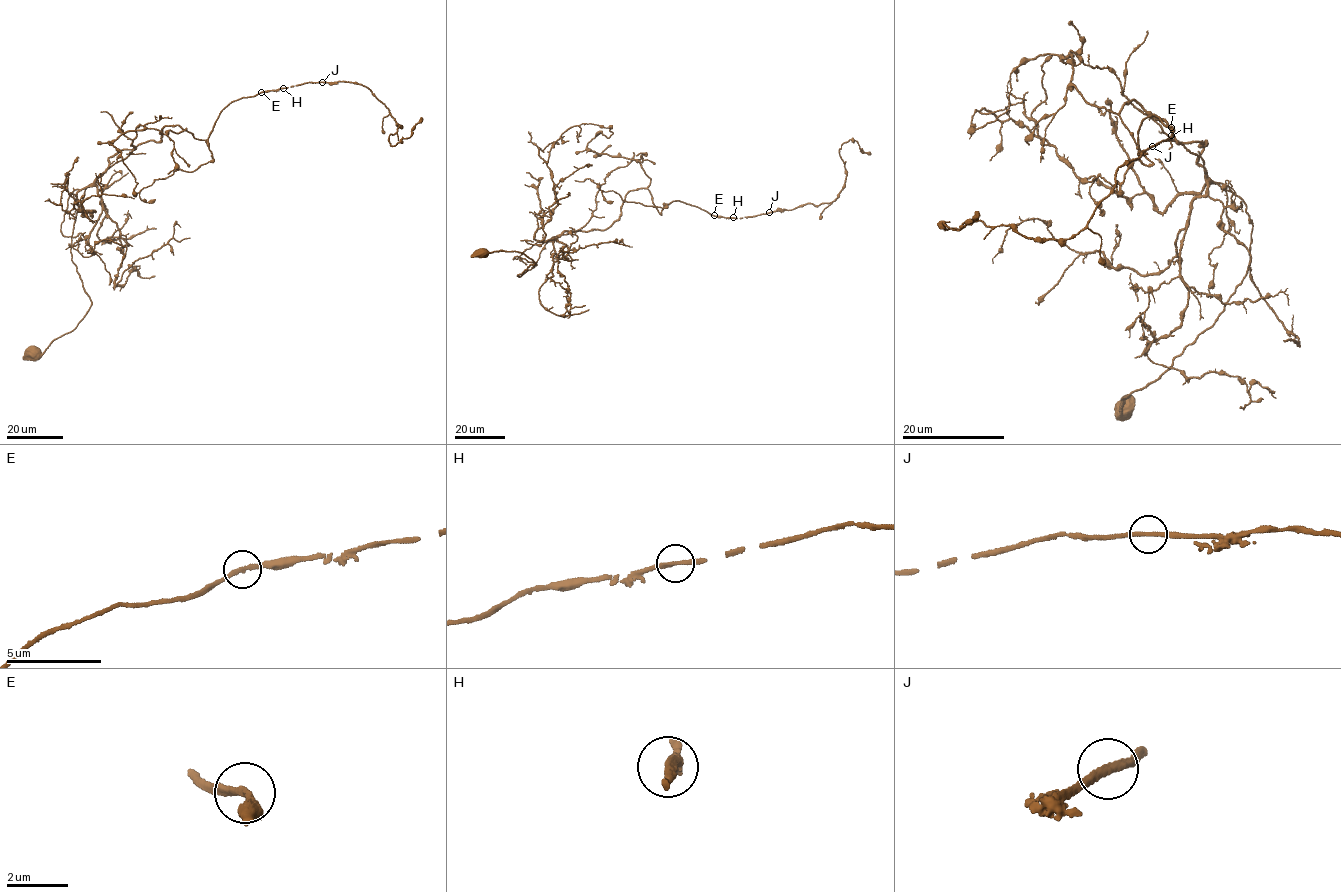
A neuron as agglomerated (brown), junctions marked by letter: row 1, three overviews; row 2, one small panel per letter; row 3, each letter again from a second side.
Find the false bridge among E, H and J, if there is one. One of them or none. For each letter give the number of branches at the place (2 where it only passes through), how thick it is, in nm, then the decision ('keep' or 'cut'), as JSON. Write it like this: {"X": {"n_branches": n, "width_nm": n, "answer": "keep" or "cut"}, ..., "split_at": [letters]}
{"E": {"n_branches": 2, "width_nm": 200, "answer": "keep"}, "H": {"n_branches": 2, "width_nm": 240, "answer": "keep"}, "J": {"n_branches": 2, "width_nm": 240, "answer": "keep"}, "split_at": []}

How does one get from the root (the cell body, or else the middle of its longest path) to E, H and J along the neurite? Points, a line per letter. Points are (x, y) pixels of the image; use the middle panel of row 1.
E: (481, 252), (525, 255), (520, 277), (564, 231), (609, 227), (639, 188), (659, 214), (678, 200), (713, 215)
H: (481, 252), (525, 255), (520, 277), (564, 231), (609, 227), (639, 188), (659, 214), (678, 200), (733, 217)
J: (481, 252), (525, 255), (520, 277), (564, 231), (609, 227), (639, 188), (659, 214), (678, 200), (769, 212)

